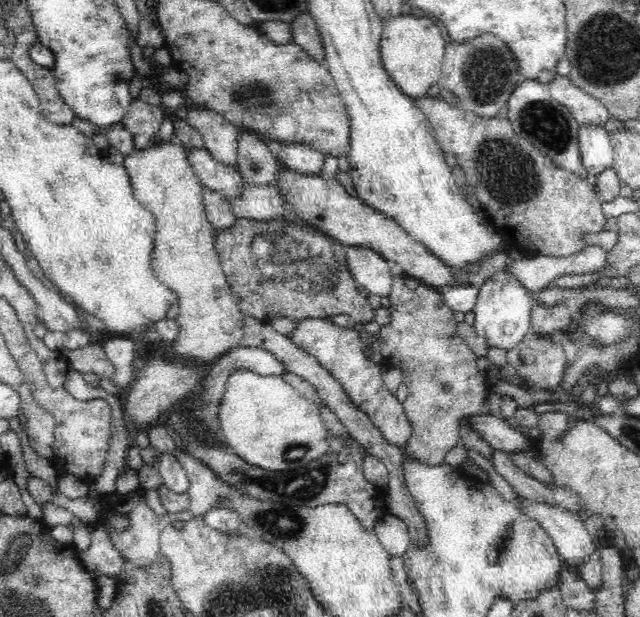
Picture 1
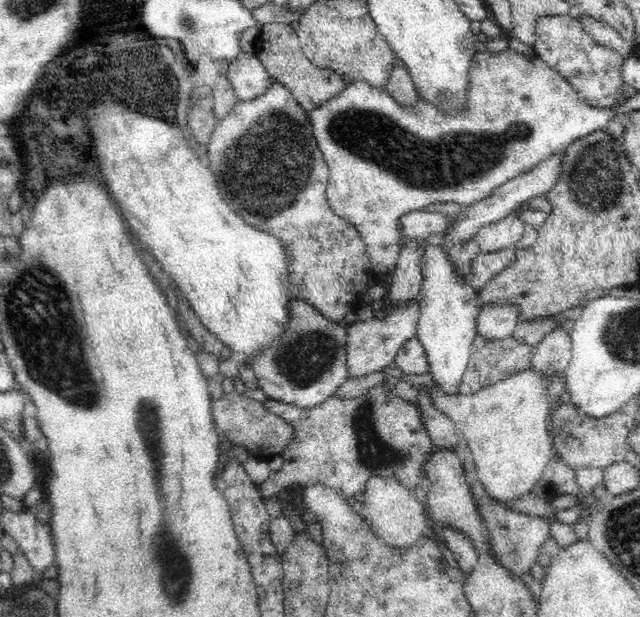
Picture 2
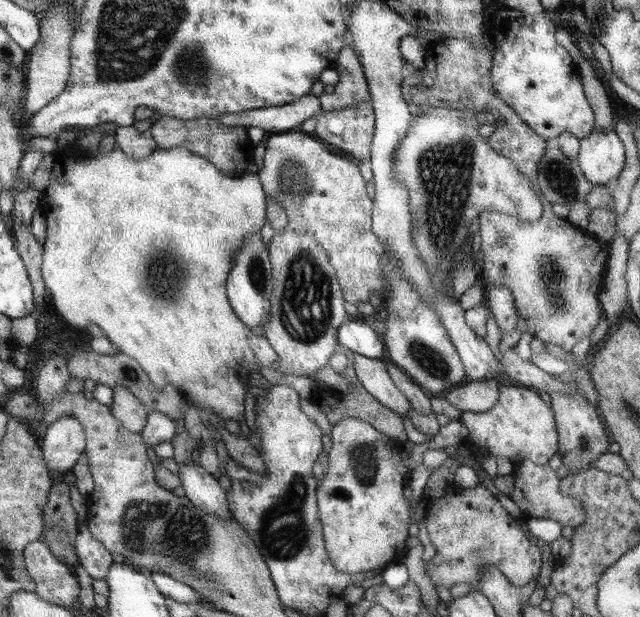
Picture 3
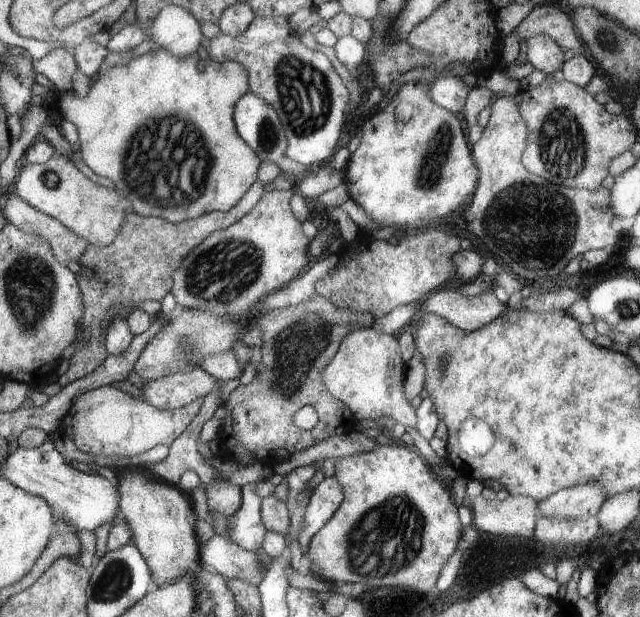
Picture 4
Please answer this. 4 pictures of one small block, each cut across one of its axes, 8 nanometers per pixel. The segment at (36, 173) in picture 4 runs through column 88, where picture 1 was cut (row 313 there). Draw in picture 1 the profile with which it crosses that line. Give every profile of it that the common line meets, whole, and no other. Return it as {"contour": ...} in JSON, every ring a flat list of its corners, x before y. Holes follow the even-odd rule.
{"contour":[[158,142,148,144,144,150,136,150,126,156,124,166,128,168,130,182,134,188,136,200,152,212,156,218,156,240,152,250,152,270,158,280,168,286,172,292,176,292,176,300,180,306,180,314,176,318,178,324,178,336,172,340,172,352,178,358,196,360,200,364,216,362,216,358,222,358,222,354,228,354,240,346,240,340,244,336,244,312,238,308,238,300,232,294,232,288,228,284,228,278,222,270,220,254,216,252,216,236,218,232,212,228,210,218,206,216,204,204,202,204,202,182,190,168,190,162,186,158,186,148,182,142]]}

